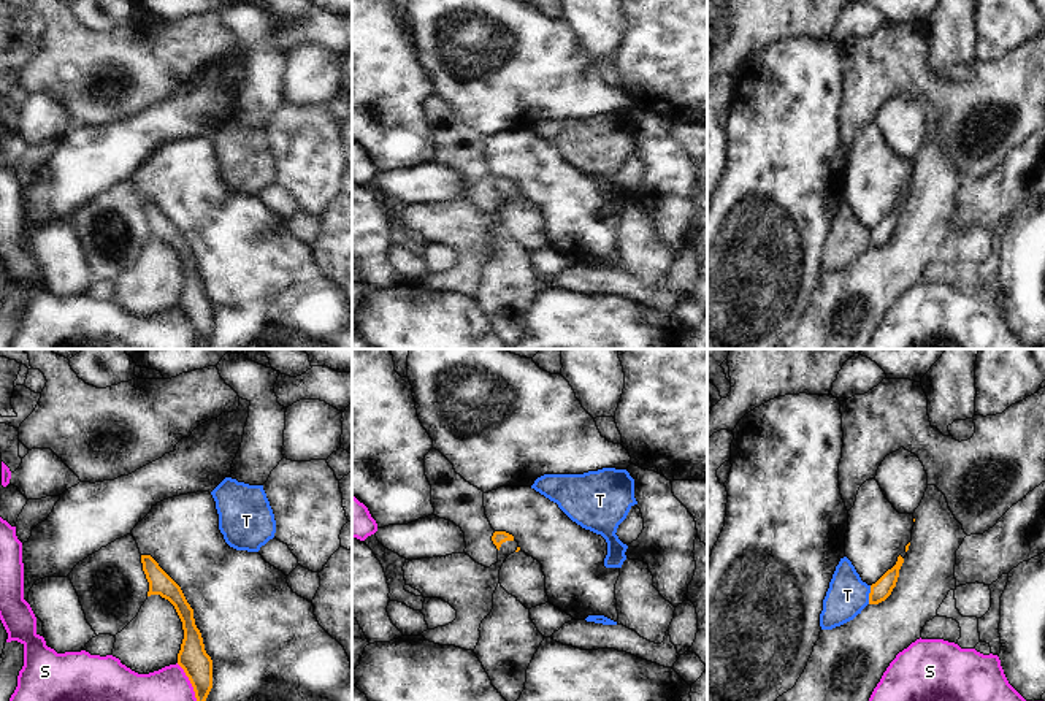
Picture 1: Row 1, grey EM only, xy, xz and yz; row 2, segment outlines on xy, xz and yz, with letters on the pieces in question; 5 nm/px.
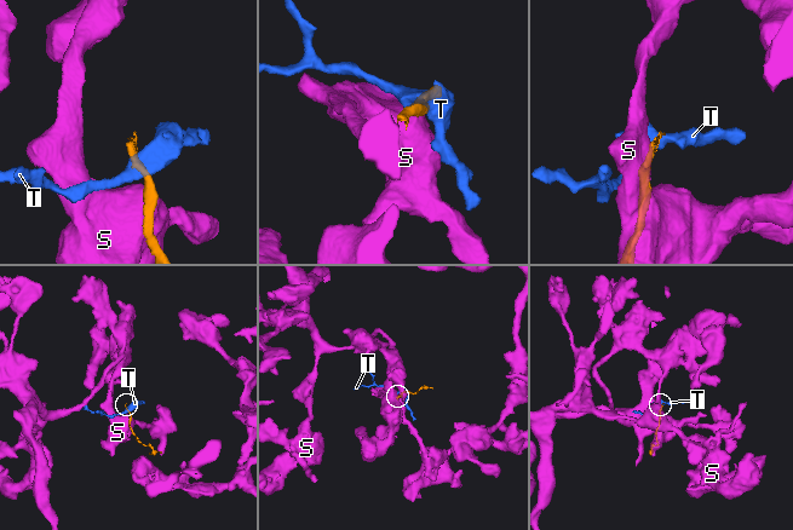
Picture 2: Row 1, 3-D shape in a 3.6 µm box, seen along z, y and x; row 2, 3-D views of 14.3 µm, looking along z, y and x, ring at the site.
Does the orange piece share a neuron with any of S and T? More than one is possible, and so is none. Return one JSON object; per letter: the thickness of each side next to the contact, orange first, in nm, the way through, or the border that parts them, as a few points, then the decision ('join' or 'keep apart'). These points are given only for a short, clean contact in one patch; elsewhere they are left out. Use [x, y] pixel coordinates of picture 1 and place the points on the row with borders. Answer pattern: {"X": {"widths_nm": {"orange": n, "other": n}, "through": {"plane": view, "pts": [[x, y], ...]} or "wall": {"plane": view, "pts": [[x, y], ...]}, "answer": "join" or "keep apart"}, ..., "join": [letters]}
{"S": {"widths_nm": {"orange": 150, "other": 180}, "answer": "keep apart"}, "T": {"widths_nm": {"orange": 100, "other": 200}, "wall": {"plane": "yz", "pts": [[871, 586], [868, 603]]}, "answer": "keep apart"}, "join": []}

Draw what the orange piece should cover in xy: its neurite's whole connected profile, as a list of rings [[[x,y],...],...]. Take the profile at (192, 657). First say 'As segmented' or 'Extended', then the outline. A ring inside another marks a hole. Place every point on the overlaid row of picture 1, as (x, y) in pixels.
As segmented. [[[141,555],[141,563],[149,582],[147,596],[160,595],[168,599],[182,622],[184,639],[178,653],[178,665],[189,677],[197,701],[206,701],[212,688],[212,660],[205,650],[201,633],[195,625],[193,609],[187,603],[181,587],[151,555]]]

